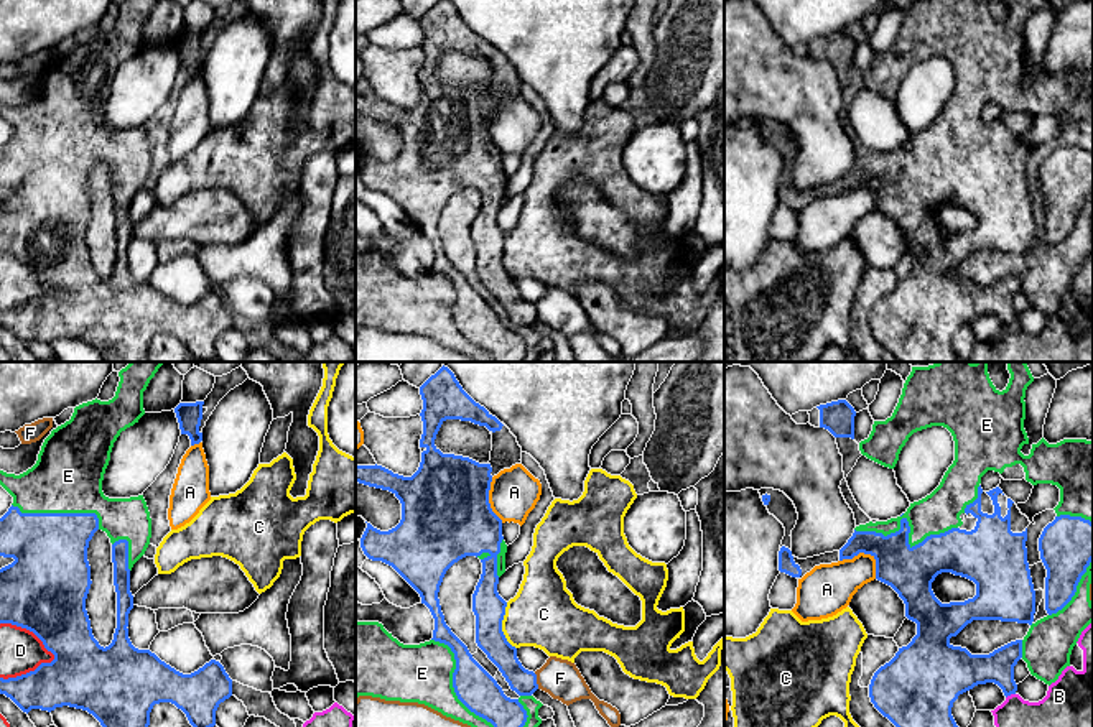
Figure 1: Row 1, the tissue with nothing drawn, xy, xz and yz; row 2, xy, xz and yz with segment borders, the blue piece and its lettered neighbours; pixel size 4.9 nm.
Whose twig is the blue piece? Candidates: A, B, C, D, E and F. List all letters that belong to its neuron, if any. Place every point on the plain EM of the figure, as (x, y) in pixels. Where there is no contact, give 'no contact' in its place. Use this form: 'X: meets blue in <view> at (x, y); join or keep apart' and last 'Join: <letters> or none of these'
A: meets blue in yz at (866, 185); keep apart
B: meets blue in yz at (1009, 326); keep apart
C: meets blue in xz at (501, 257); keep apart
D: meets blue in xy at (30, 262); keep apart
E: meets blue in yz at (909, 158); join
F: meets blue in xz at (535, 313); keep apart
Join: E

